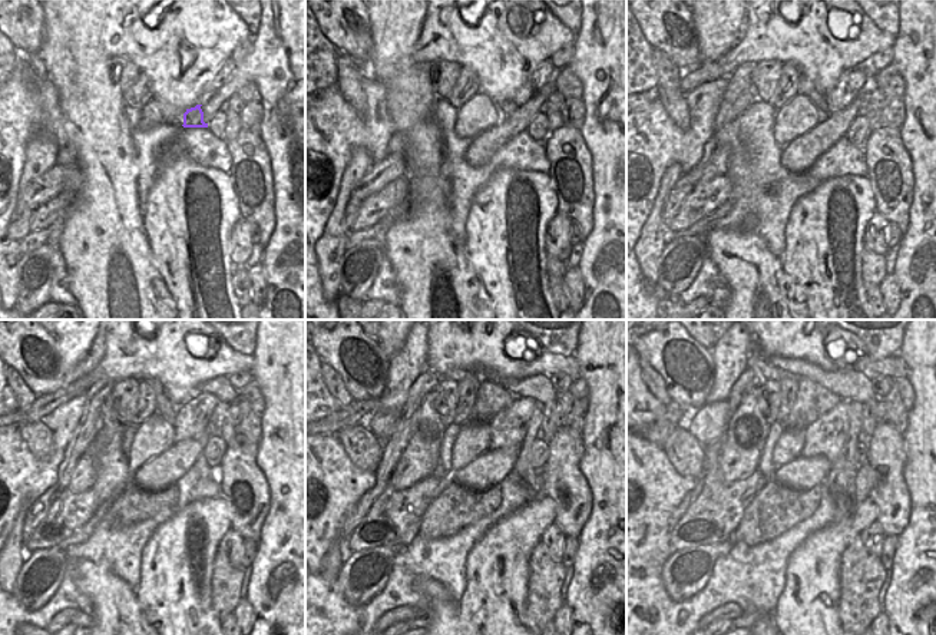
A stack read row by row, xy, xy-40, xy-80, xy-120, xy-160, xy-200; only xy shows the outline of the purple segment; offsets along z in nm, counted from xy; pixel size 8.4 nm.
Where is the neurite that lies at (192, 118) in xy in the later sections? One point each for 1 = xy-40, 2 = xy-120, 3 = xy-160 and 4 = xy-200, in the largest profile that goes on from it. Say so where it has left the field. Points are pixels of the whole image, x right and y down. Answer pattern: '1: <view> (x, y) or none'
1: xy-40 (505, 109)
2: xy-120 (165, 407)
3: xy-160 (457, 374)
4: xy-200 (760, 366)

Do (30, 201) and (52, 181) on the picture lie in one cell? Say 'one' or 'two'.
one

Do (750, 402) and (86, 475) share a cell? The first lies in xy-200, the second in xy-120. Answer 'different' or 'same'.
same

